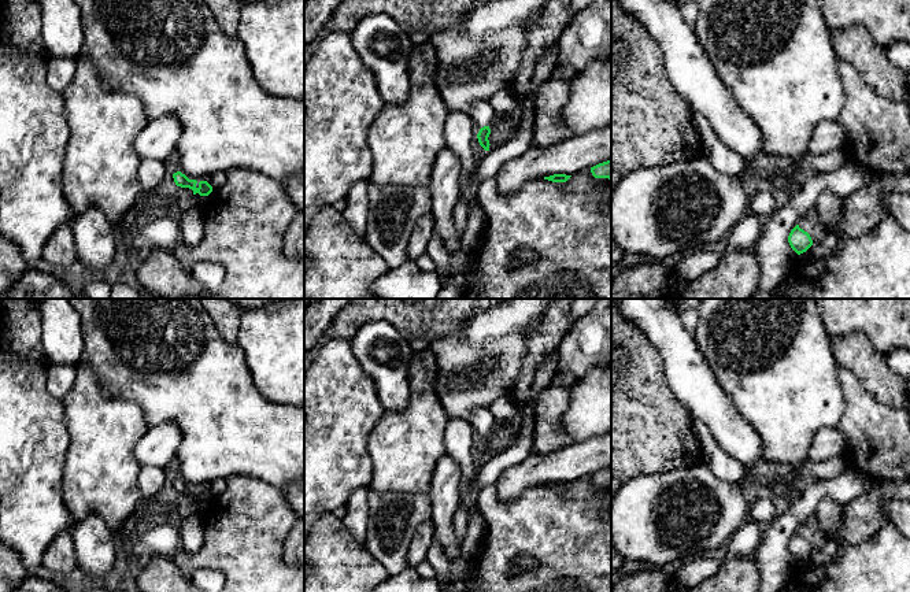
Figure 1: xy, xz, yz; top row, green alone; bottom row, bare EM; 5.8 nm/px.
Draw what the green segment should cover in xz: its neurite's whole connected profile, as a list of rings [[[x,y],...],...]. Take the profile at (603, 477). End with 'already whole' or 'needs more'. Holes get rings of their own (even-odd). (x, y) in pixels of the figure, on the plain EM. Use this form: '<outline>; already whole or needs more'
[[[611,466],[591,474],[591,480],[595,485],[611,486]]]; already whole

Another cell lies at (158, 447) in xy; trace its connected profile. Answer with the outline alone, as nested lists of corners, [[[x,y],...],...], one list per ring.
[[[163,422],[148,428],[134,447],[134,458],[140,466],[153,466],[174,470],[181,430],[174,422]]]

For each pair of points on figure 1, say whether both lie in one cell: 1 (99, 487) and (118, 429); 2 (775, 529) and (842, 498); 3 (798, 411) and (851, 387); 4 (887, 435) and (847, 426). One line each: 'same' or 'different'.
1: same
2: same
3: different
4: same

